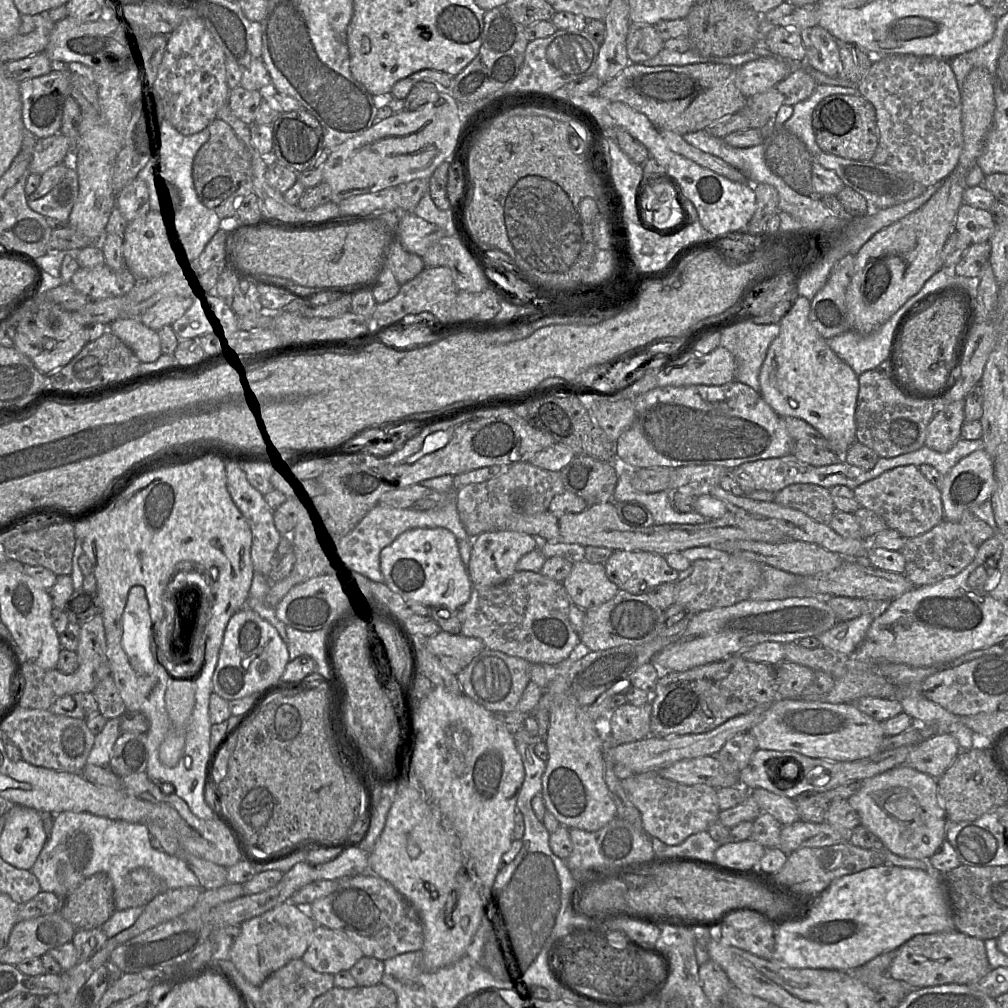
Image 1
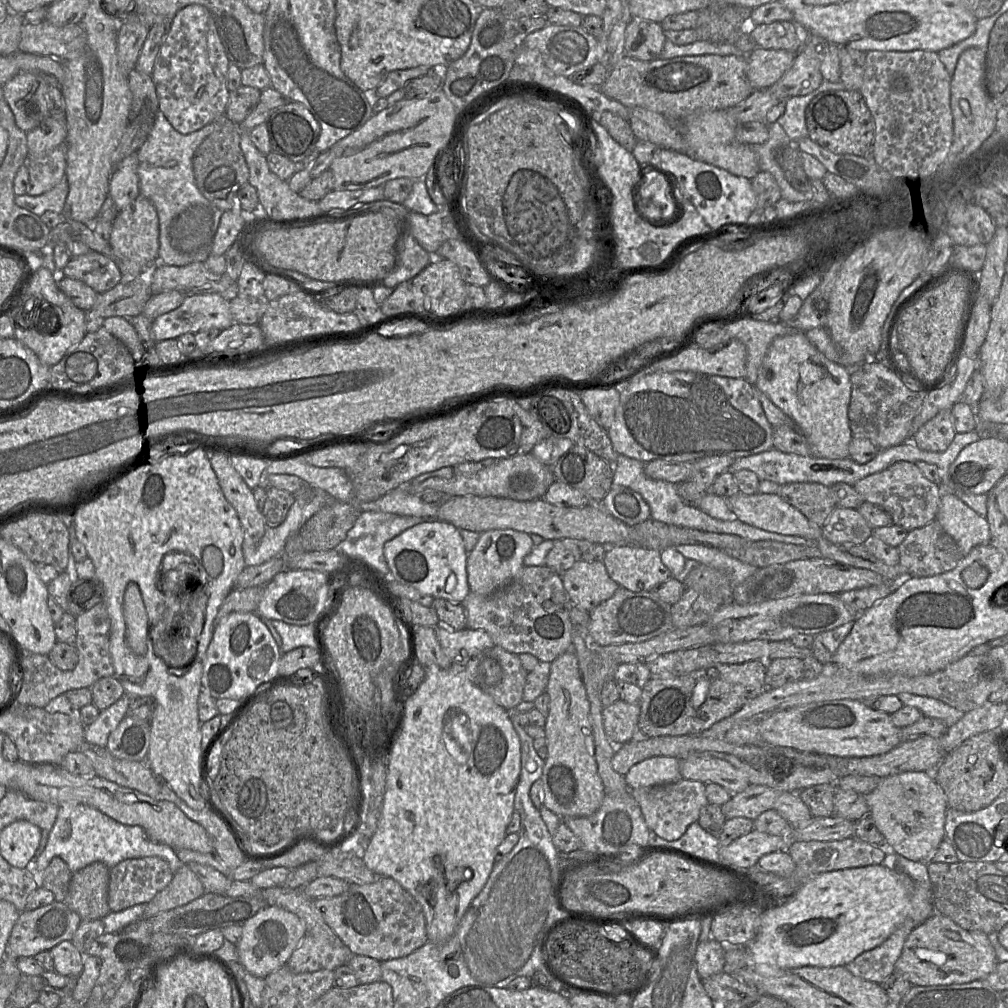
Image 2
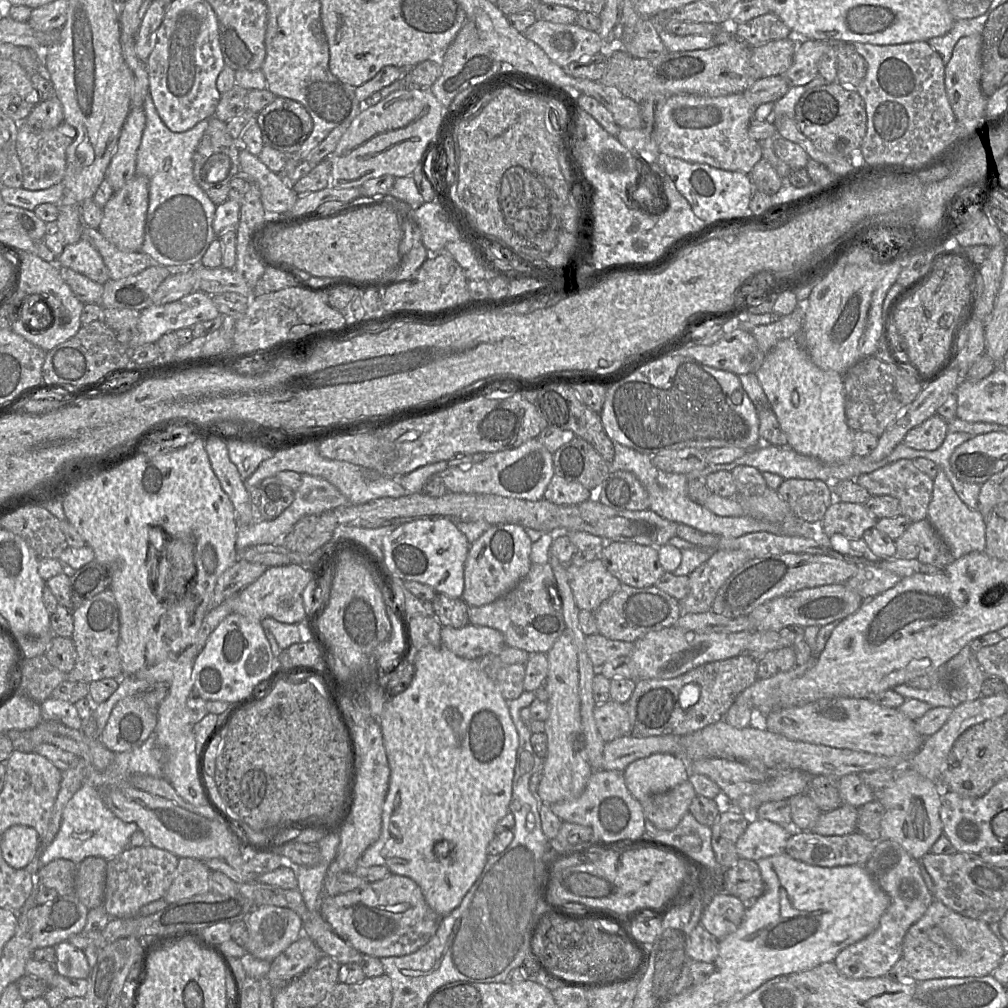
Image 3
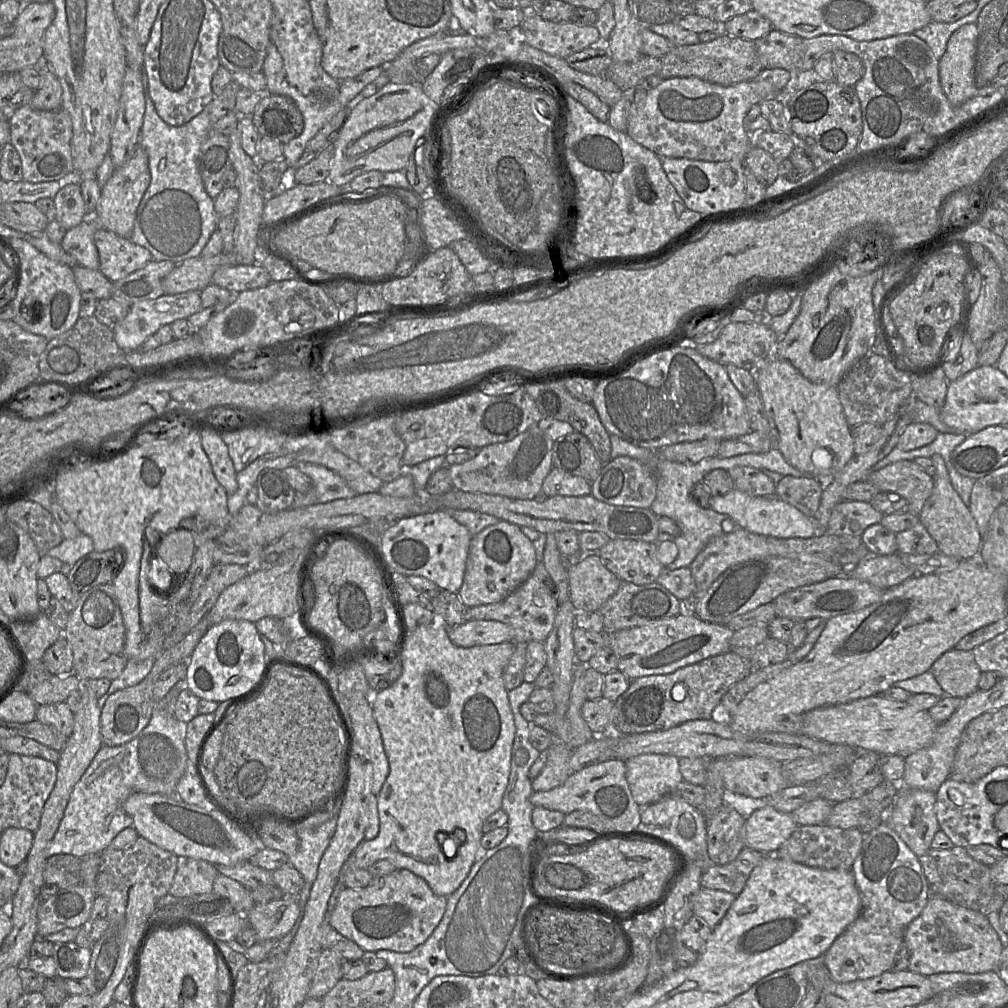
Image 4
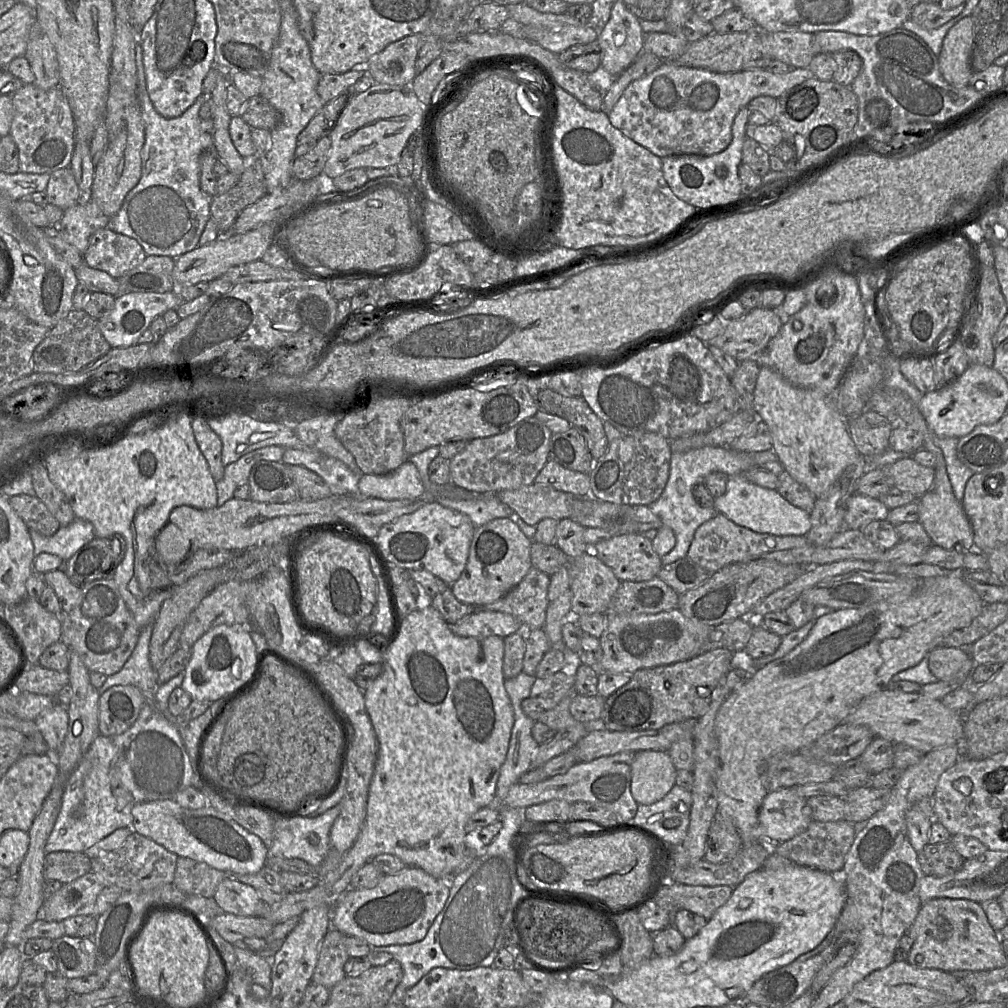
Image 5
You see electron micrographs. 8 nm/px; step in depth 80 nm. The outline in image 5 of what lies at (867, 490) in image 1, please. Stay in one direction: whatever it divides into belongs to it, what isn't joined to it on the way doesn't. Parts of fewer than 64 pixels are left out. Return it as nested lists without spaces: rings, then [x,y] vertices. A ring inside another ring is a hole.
[[[913,457],[902,458],[887,467],[891,486],[921,498],[932,487],[935,470],[917,463]]]

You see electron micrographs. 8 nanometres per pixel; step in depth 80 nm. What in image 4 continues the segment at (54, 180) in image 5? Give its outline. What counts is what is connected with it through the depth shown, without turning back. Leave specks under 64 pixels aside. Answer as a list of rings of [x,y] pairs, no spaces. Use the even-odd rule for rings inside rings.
[[[67,180],[53,198],[56,219],[65,230],[79,225],[85,218],[84,198],[78,183]]]

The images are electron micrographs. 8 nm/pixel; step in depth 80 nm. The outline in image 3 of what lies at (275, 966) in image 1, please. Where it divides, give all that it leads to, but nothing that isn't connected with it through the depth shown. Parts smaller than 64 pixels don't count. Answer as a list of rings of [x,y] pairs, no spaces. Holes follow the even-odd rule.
[[[259,906],[253,908],[246,919],[248,940],[245,951],[257,959],[273,961],[280,953],[303,935],[302,920],[289,908],[277,906]]]

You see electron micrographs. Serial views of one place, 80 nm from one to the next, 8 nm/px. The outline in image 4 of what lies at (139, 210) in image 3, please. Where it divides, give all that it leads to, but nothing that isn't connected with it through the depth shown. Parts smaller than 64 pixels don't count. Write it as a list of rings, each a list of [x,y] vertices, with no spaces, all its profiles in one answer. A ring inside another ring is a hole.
[[[138,145],[133,156],[121,167],[115,168],[110,179],[101,188],[93,217],[101,228],[129,238],[133,232],[137,208],[150,183],[150,171],[145,150]]]

